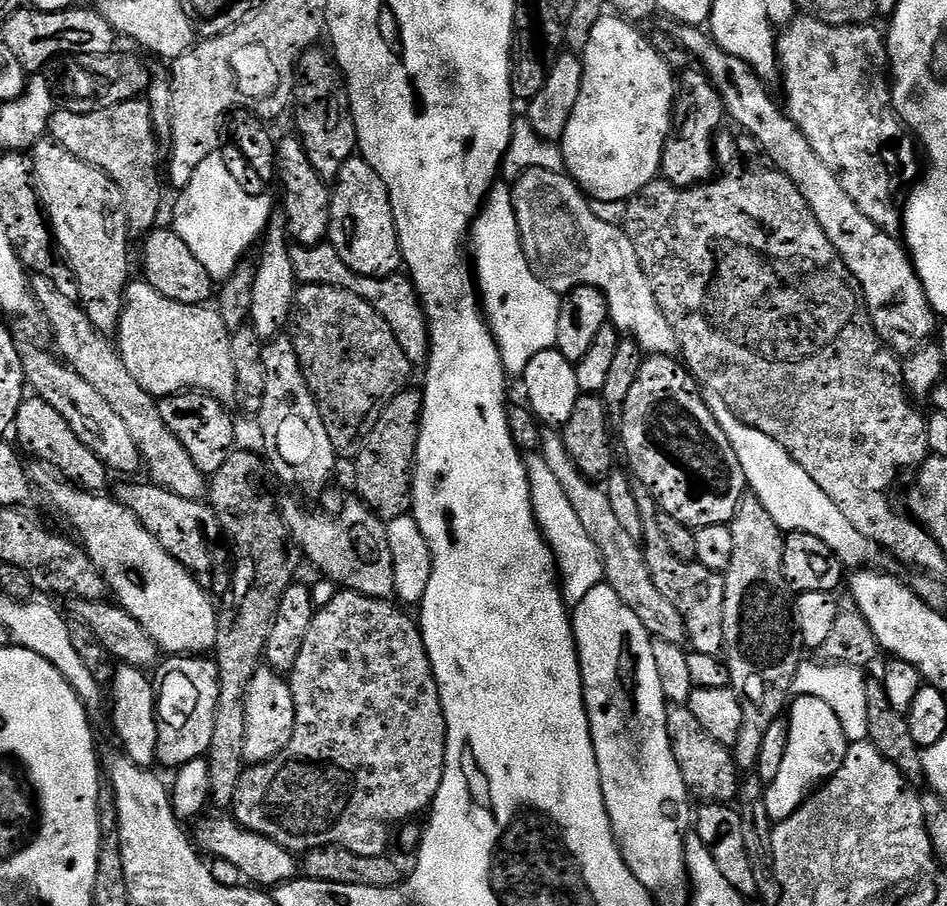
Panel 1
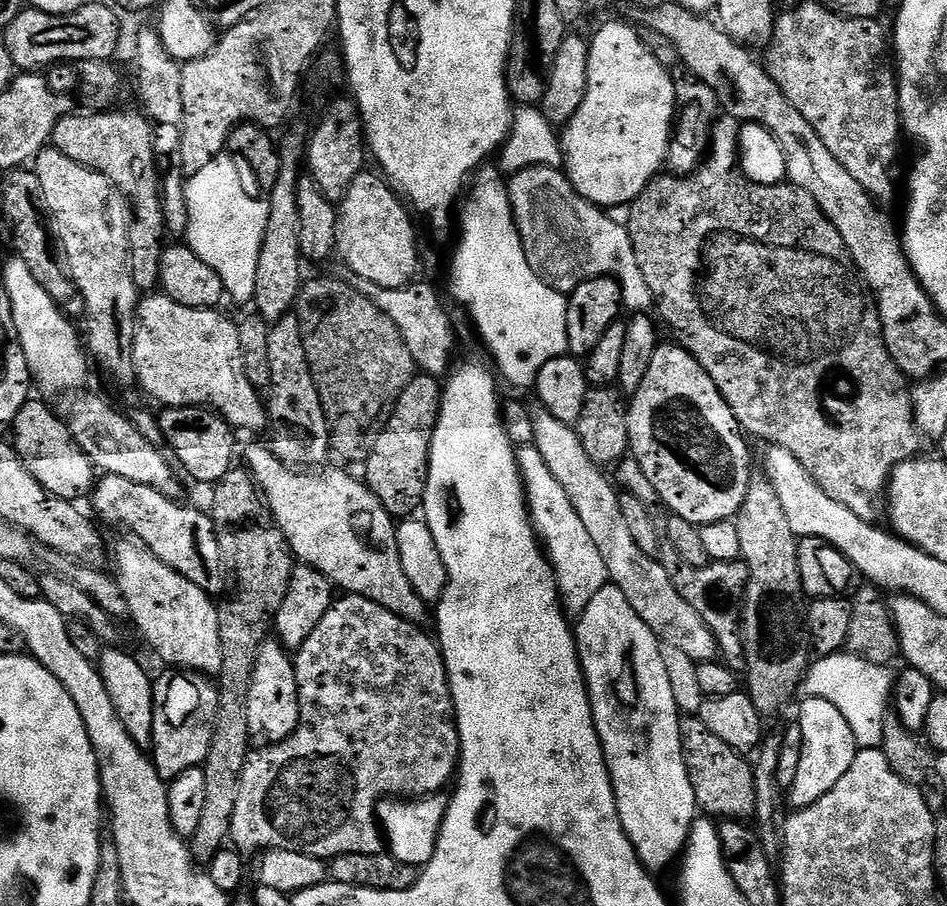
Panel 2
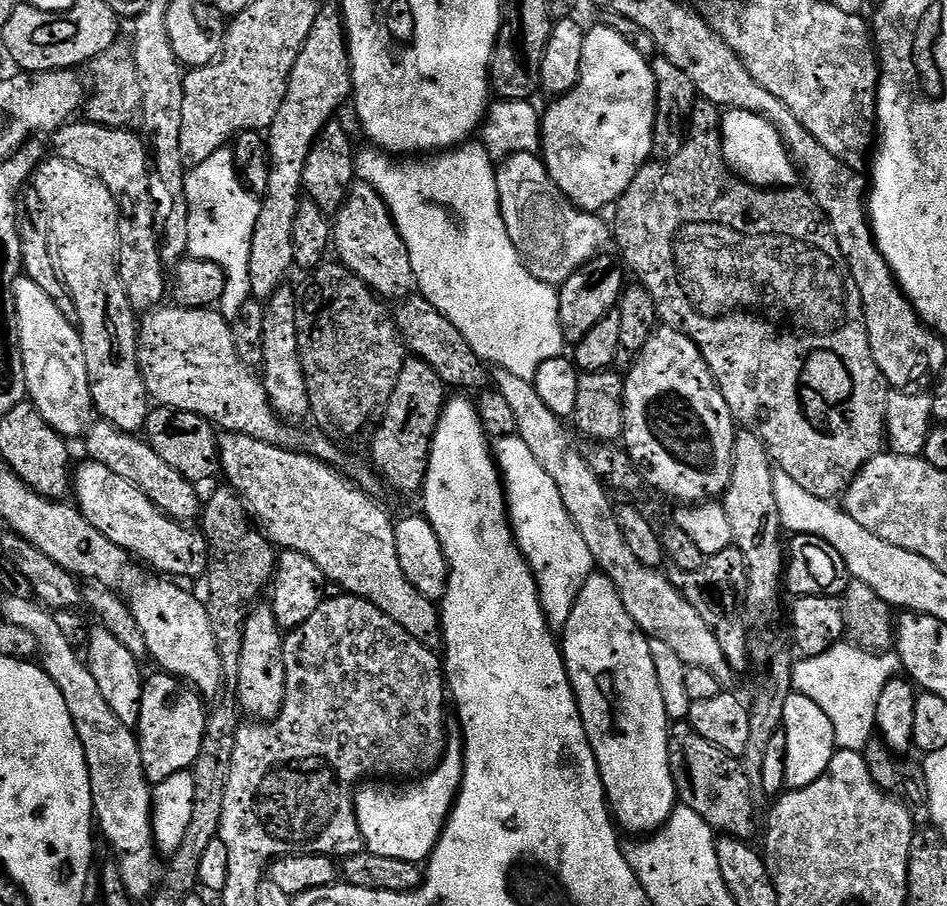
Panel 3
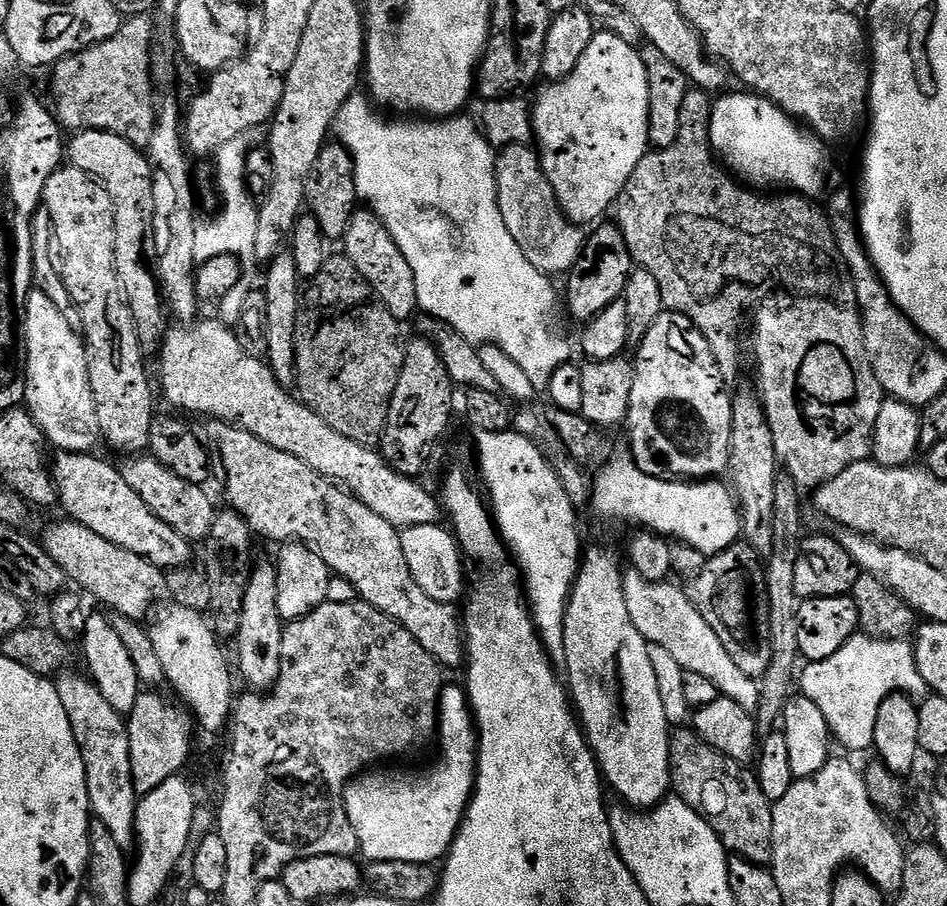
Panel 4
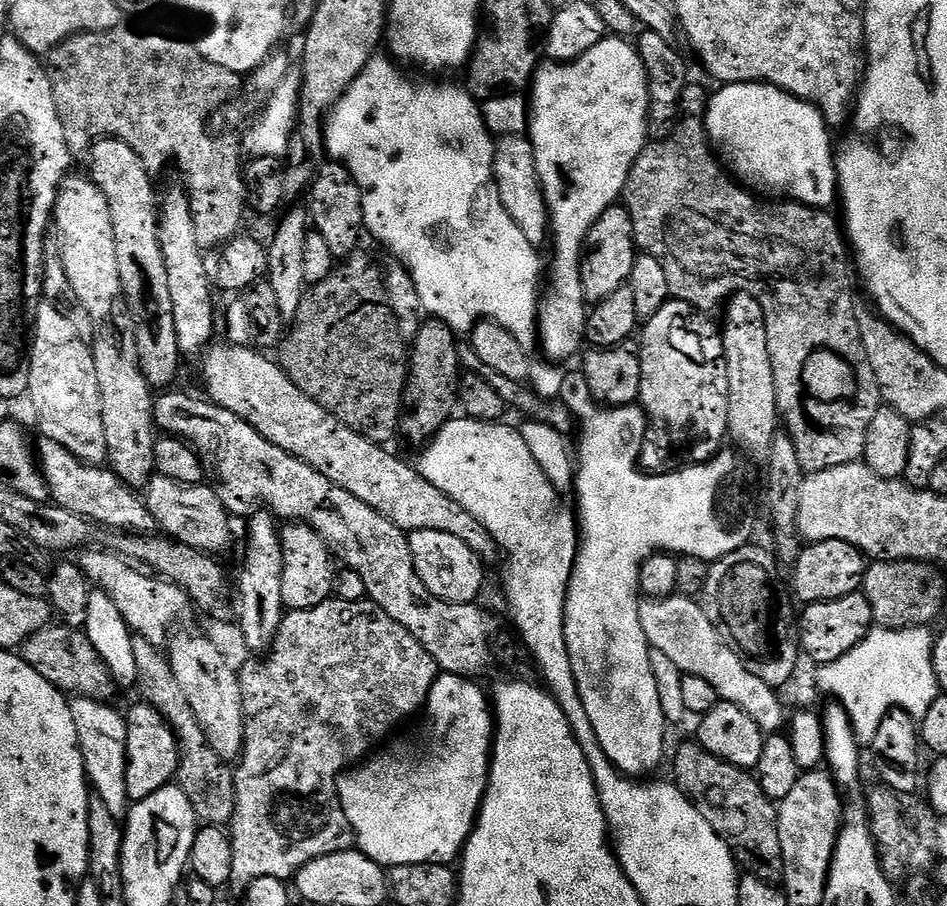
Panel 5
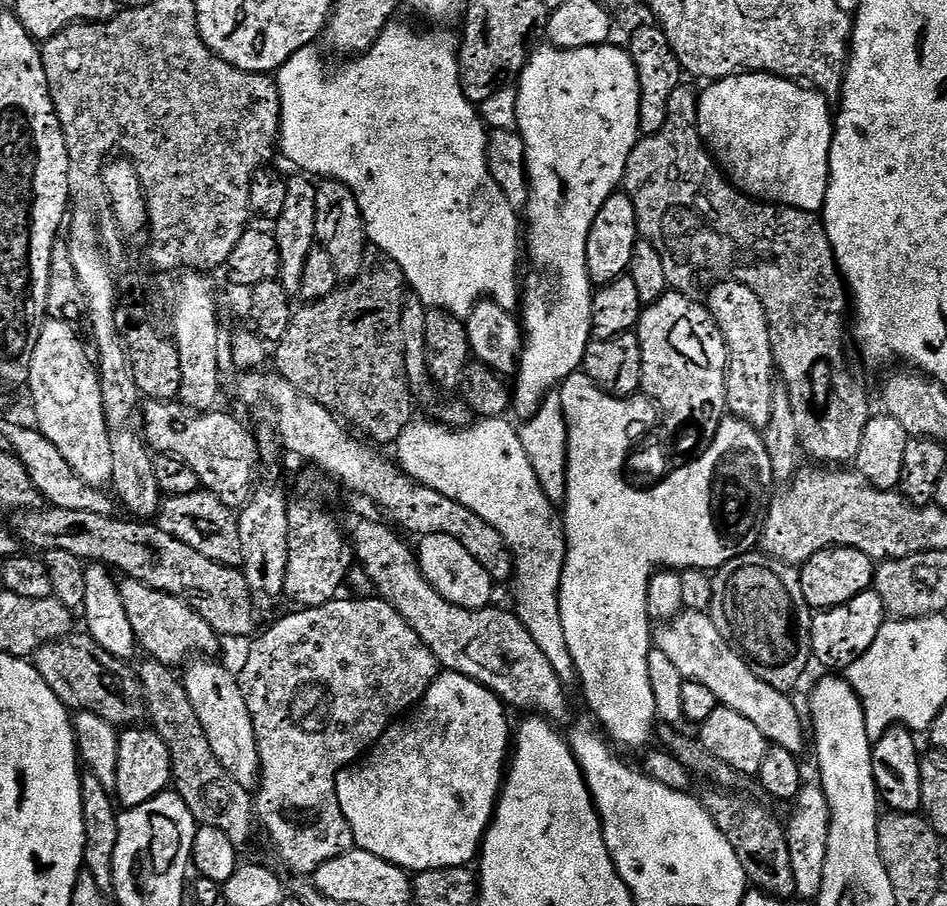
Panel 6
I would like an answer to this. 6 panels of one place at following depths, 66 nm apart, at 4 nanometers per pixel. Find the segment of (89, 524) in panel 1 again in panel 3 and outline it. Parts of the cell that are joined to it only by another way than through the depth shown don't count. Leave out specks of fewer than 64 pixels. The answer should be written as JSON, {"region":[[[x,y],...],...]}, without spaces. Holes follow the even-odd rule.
{"region":[[[172,578],[144,580],[130,595],[132,613],[146,638],[148,656],[160,663],[168,675],[184,681],[201,696],[211,698],[221,695],[220,687],[226,684],[222,670],[222,658],[218,654],[218,642],[214,642],[214,630],[210,626],[207,603],[192,592],[179,588]]]}

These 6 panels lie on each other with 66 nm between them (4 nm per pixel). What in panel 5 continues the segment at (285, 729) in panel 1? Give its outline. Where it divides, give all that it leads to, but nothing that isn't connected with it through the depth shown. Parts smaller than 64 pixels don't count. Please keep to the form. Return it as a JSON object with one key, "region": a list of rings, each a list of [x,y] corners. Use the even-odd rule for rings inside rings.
{"region":[[[267,510],[257,511],[247,524],[248,545],[244,548],[244,565],[240,568],[240,636],[252,651],[249,653],[266,654],[286,615],[282,602],[281,529],[277,517]]]}

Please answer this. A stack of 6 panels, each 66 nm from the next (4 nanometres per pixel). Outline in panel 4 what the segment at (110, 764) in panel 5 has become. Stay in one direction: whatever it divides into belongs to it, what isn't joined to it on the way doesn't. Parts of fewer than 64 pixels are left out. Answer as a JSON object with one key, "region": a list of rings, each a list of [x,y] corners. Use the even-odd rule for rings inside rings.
{"region":[[[64,674],[55,681],[56,689],[58,690],[58,698],[62,698],[62,707],[66,709],[66,714],[70,718],[70,726],[74,730],[74,738],[78,742],[78,750],[82,754],[82,762],[86,766],[86,786],[88,787],[88,802],[91,811],[94,813],[95,819],[104,823],[106,828],[110,830],[110,834],[114,834],[114,842],[118,842],[118,846],[122,849],[128,850],[136,843],[136,806],[138,803],[138,793],[134,786],[134,778],[132,777],[132,770],[130,768],[130,742],[128,741],[128,734],[125,731],[126,720],[121,713],[114,710],[114,706],[110,706],[110,702],[106,702],[106,698],[102,698],[102,690],[98,690],[98,686],[87,675],[68,676]]]}

